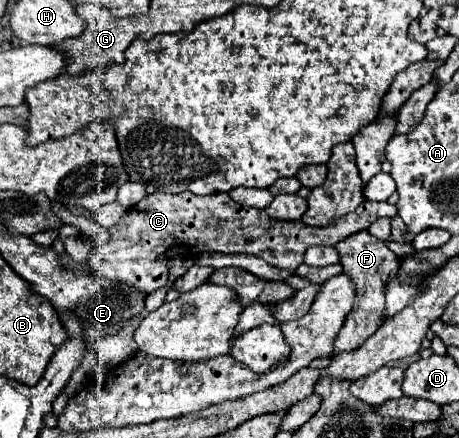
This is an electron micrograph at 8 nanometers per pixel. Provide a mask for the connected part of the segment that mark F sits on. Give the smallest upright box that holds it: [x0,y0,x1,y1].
[334,230,400,354]

